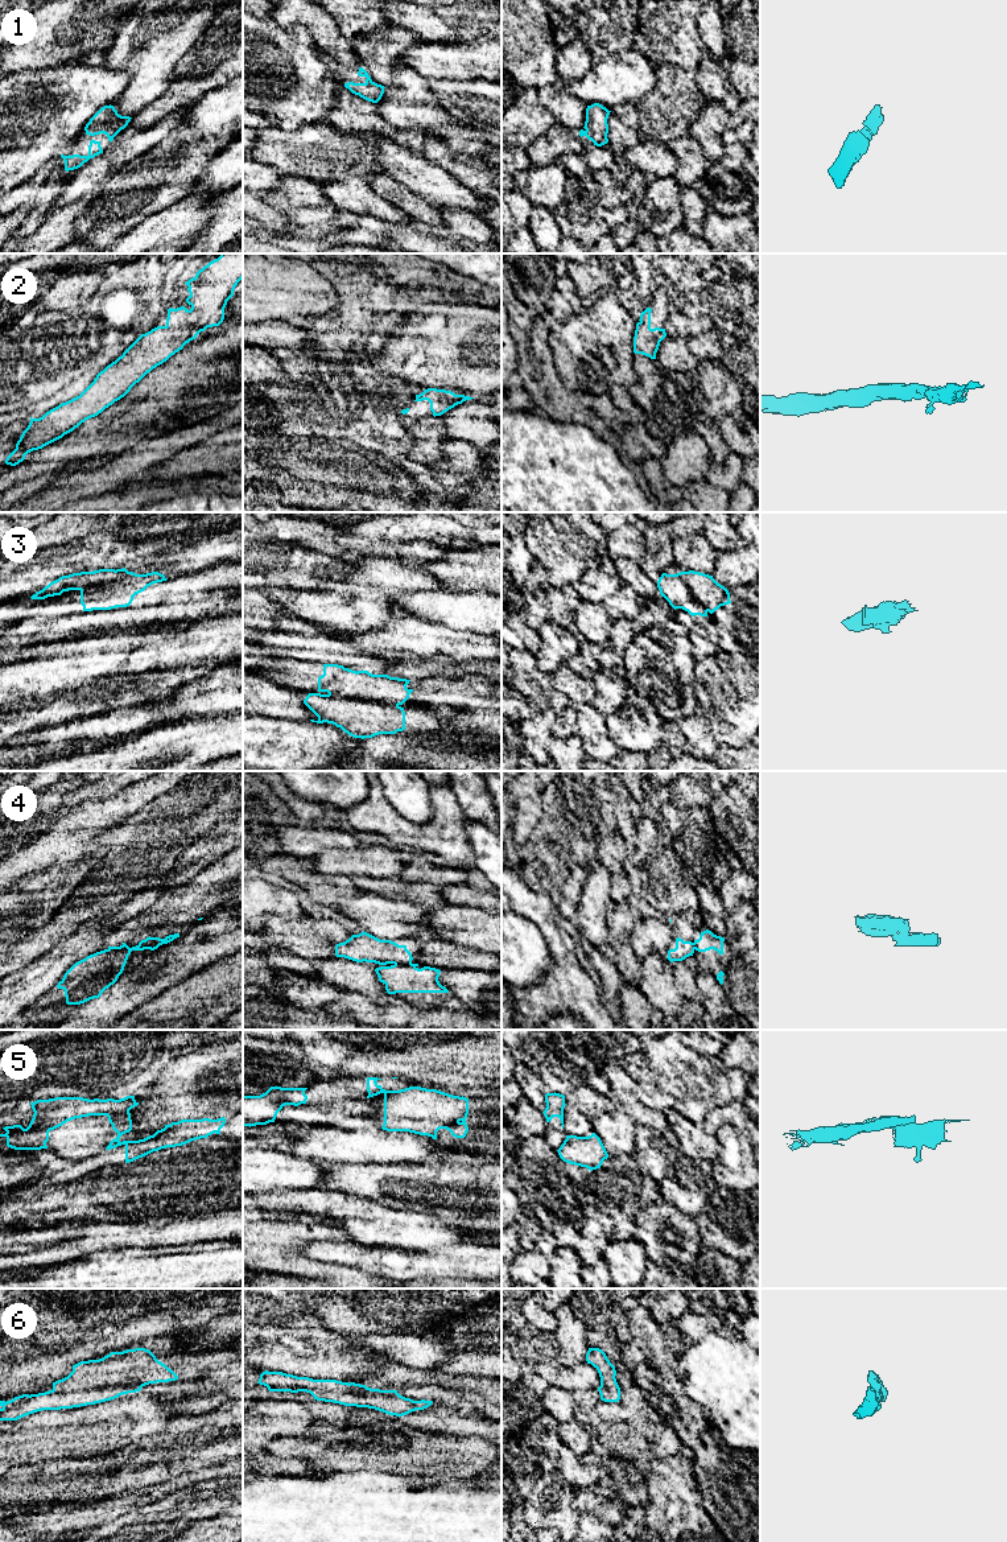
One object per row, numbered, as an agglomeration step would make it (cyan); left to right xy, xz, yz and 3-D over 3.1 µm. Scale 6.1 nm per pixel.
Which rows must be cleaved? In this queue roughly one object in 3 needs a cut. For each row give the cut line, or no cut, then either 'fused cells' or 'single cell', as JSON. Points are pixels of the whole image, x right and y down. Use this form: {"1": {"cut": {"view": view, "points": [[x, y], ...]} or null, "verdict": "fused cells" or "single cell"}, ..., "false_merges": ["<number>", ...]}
{"1": {"cut": null, "verdict": "single cell"}, "2": {"cut": null, "verdict": "single cell"}, "3": {"cut": {"view": "xz", "points": [[329, 692], [397, 705]]}, "verdict": "fused cells"}, "4": {"cut": {"view": "xz", "points": [[395, 963], [411, 964]]}, "verdict": "fused cells"}, "5": {"cut": {"view": "xy", "points": [[131, 1141], [124, 1143]]}, "verdict": "fused cells"}, "6": {"cut": null, "verdict": "single cell"}, "false_merges": ["3", "4", "5"]}

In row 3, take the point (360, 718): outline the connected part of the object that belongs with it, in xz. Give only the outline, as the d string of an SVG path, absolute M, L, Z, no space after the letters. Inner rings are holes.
M309 693L304 700L304 704L318 717L317 721L310 720L311 722L333 723L354 738L364 739L364 738L372 738L379 734L396 734L397 731L405 730L404 708L395 704L384 704L384 702L362 700L362 698L348 698L348 697L342 697L338 693L329 693L329 694Z

